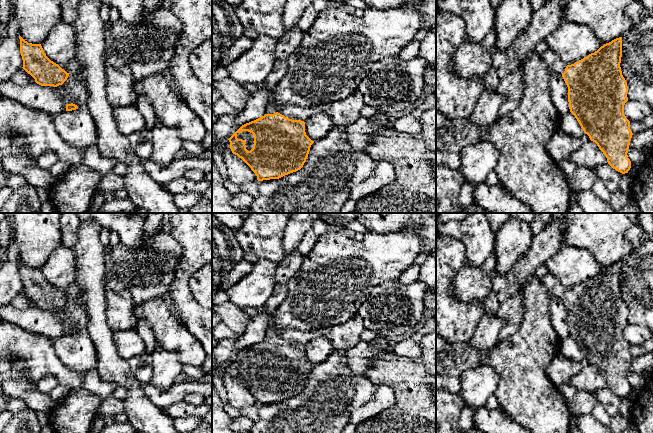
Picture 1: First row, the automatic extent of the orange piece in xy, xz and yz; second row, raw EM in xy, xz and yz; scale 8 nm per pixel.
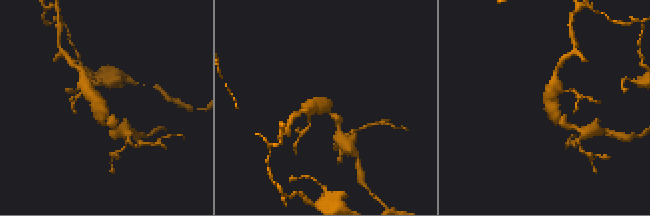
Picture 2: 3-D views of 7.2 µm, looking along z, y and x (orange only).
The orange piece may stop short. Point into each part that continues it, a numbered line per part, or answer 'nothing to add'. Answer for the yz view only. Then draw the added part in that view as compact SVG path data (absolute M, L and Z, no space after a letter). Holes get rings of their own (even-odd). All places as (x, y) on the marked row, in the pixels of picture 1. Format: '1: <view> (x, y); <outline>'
1: yz (556, 65); M546 50L541 54L541 58L548 64L552 73L564 73L567 64L565 64L555 52Z

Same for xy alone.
1: xy (73, 66); M75 43L75 54L73 59L68 63L68 64L64 64L64 65L60 65L58 64L63 70L65 70L67 73L74 73L77 72L79 70L79 61L78 58L76 56L76 43Z

